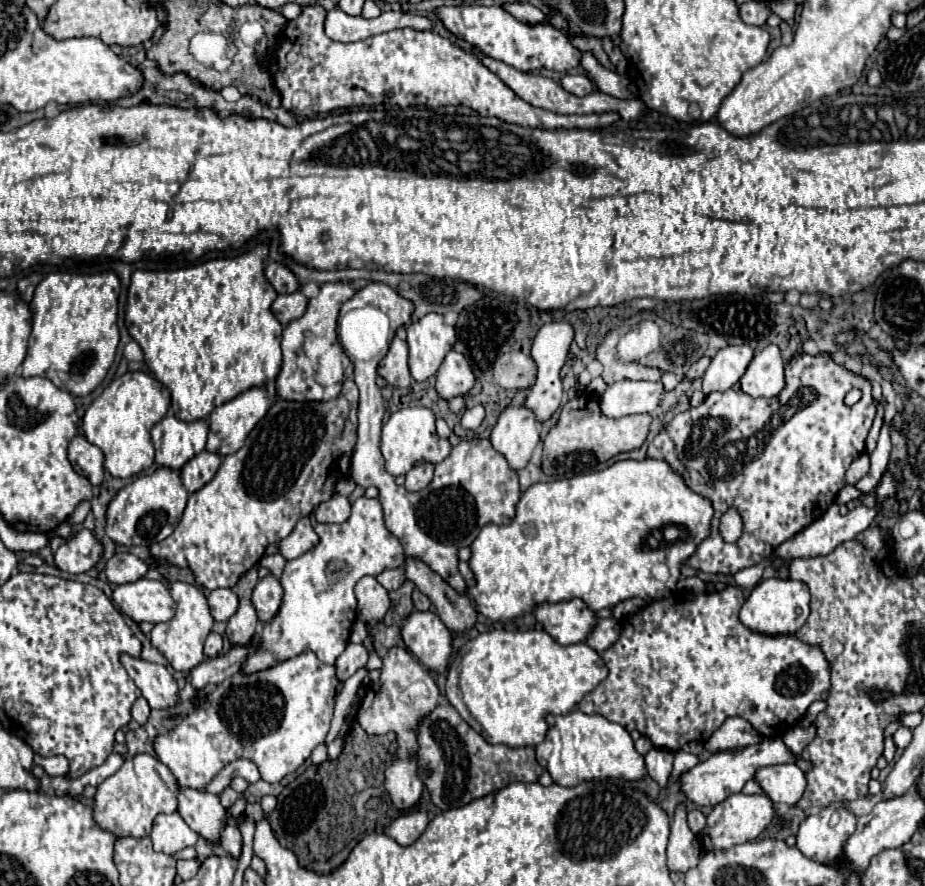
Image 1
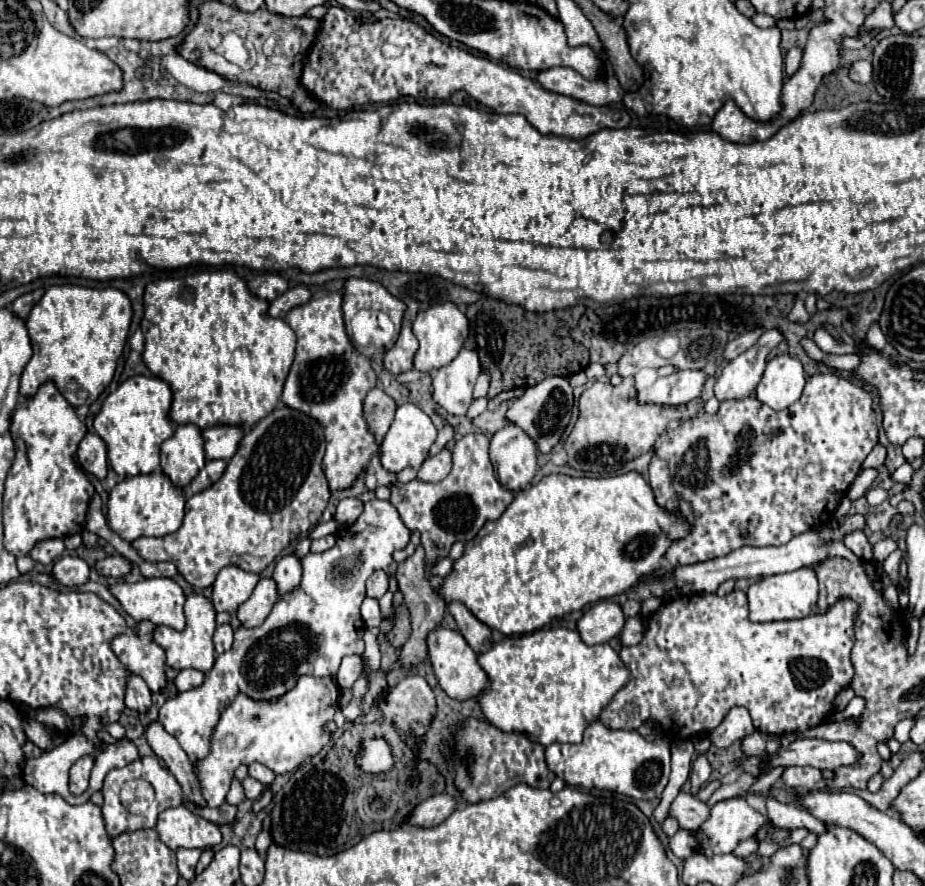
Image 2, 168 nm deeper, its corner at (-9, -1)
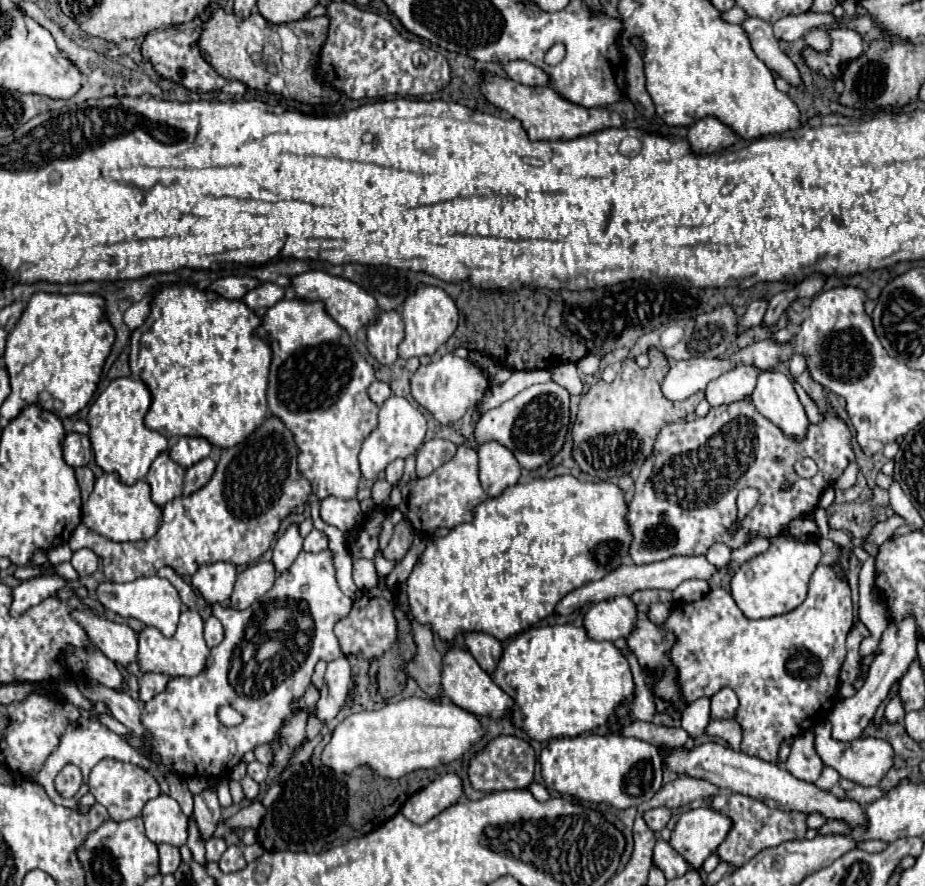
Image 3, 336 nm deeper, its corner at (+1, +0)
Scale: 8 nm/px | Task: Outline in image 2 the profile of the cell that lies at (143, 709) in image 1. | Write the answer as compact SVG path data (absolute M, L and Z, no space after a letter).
M129 675L125 705L137 713L147 713L151 709L151 691L147 683L137 675Z

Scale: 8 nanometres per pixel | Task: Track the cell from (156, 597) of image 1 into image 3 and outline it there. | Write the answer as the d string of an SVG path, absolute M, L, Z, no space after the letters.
M149 576L149 578L137 578L133 582L103 582L97 588L97 598L99 602L109 610L115 612L123 618L137 618L139 622L157 628L163 636L171 638L177 630L177 622L179 622L179 614L181 614L181 598L179 592L175 590L175 586L159 576Z

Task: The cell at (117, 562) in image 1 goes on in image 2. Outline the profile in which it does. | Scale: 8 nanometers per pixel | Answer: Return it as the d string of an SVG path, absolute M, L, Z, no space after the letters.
M111 555L111 557L105 557L103 561L97 561L95 563L97 571L105 577L125 577L131 573L133 565L129 559L125 559L123 555Z

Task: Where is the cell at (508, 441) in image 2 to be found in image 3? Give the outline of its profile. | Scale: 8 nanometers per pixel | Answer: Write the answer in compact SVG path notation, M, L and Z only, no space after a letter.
M487 442L477 448L479 480L487 496L495 498L509 486L515 486L521 476L521 466L515 456L499 442Z

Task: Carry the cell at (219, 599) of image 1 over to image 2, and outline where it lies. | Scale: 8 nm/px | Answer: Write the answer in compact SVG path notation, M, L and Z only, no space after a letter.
M235 565L221 569L217 581L213 583L213 597L211 597L215 611L235 613L239 605L243 605L249 599L259 579L261 579L259 573L247 573Z

